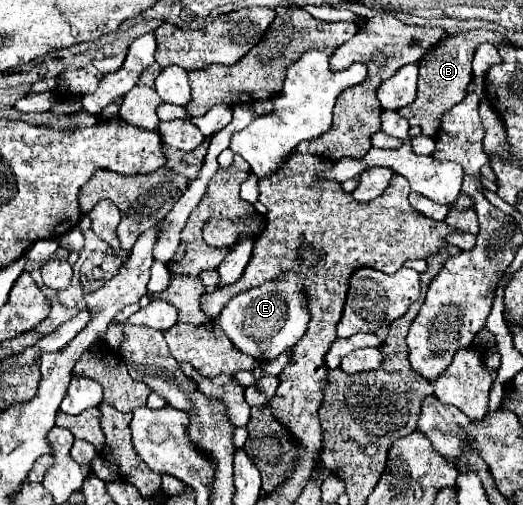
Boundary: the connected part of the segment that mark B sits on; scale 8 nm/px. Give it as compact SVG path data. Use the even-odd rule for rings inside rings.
M472 30L466 34L458 34L458 36L446 36L442 38L438 44L434 44L418 62L420 66L420 78L418 78L418 96L416 96L416 112L412 110L412 106L406 106L402 110L398 110L400 116L404 116L410 126L420 126L422 134L436 138L436 134L440 132L442 126L442 116L454 108L454 104L462 102L464 94L466 94L466 86L472 80L472 56L474 50L484 44L500 44L506 42L498 32L490 32L490 30Z

